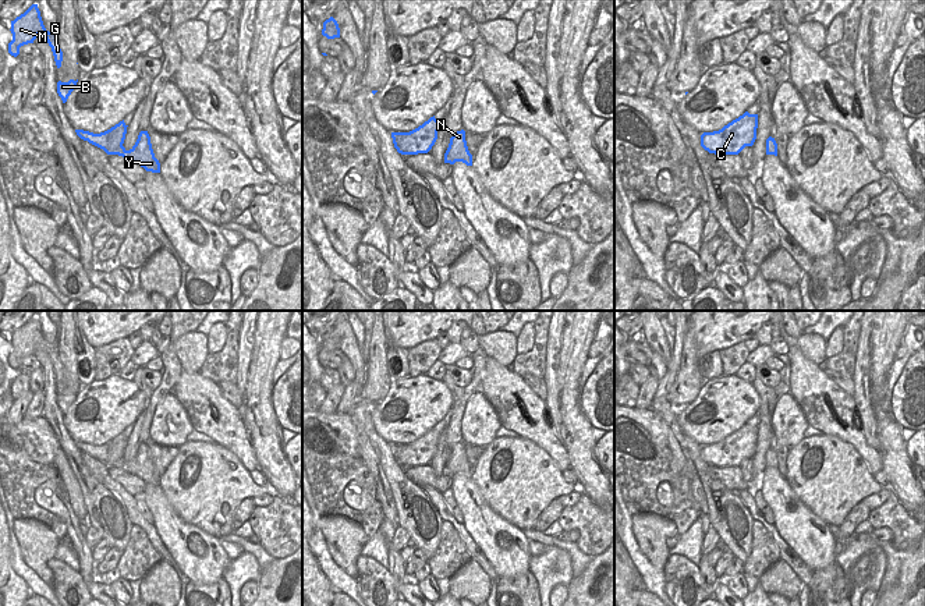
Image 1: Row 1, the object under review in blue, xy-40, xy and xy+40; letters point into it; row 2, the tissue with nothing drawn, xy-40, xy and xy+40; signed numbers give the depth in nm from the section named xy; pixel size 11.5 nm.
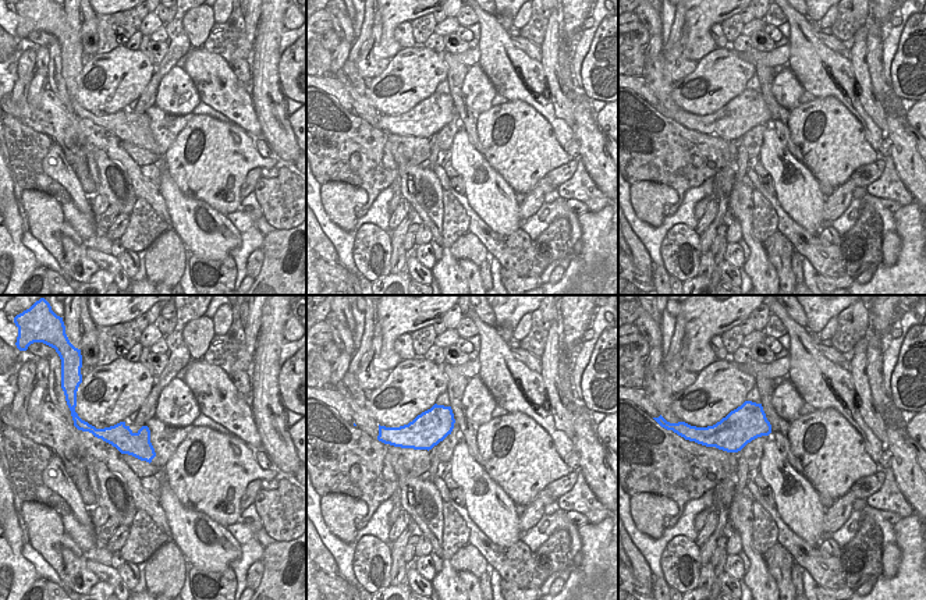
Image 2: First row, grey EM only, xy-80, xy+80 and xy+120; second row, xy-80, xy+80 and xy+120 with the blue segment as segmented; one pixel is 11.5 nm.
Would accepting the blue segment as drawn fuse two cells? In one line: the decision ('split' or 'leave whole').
split

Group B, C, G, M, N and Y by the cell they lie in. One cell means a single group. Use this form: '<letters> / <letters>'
B G M N Y / C

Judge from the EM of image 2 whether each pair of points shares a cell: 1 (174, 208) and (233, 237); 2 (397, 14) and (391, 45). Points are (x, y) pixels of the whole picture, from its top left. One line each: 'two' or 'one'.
1: one
2: one

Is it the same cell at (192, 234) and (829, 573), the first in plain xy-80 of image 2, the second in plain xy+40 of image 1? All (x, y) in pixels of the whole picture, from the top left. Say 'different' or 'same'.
different

